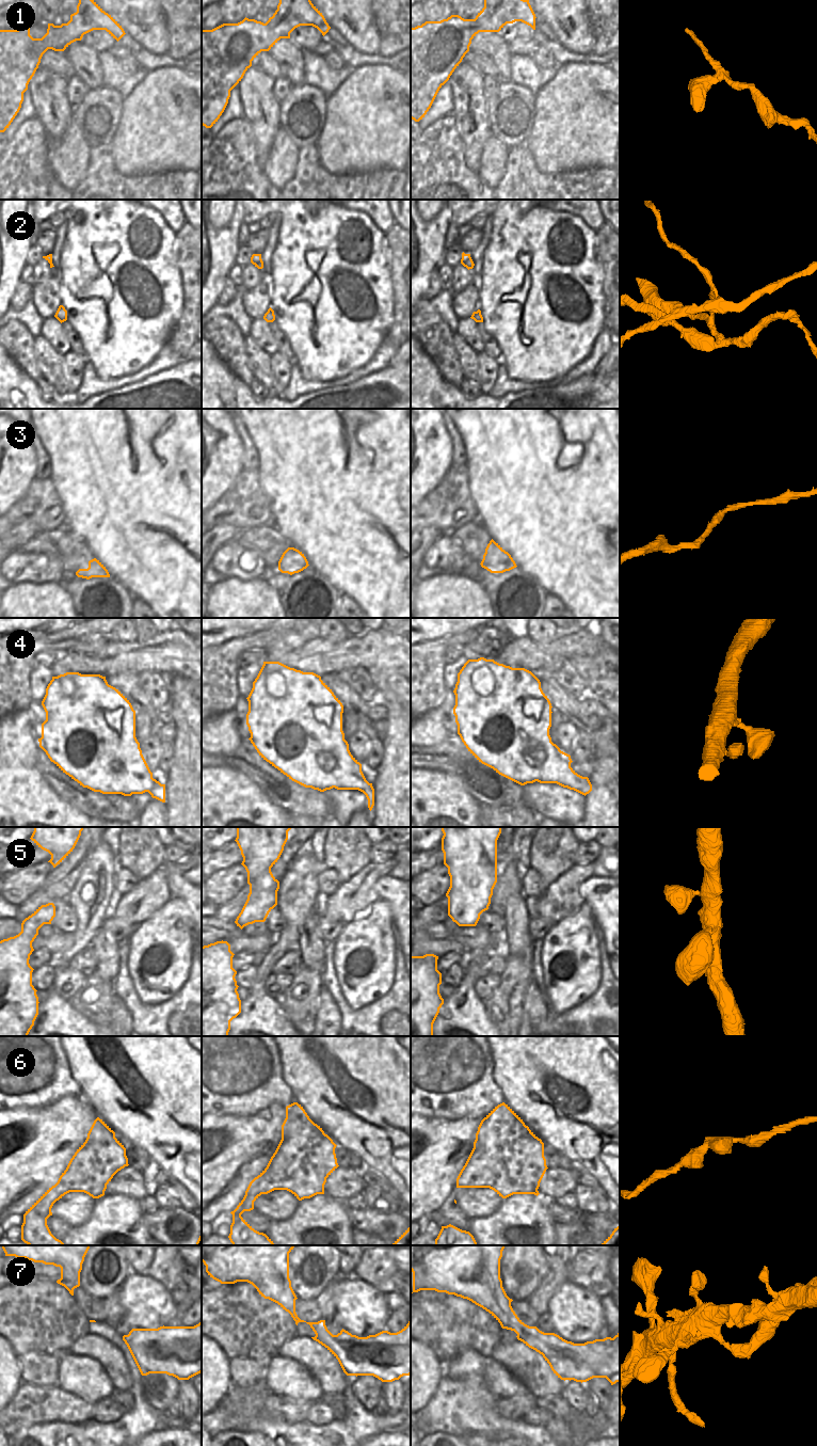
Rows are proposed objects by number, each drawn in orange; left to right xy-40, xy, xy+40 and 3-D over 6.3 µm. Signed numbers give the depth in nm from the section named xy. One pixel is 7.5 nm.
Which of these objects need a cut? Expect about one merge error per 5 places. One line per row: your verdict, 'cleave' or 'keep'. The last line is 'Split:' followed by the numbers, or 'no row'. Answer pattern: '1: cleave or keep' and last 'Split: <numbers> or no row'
1: keep
2: cleave
3: keep
4: keep
5: keep
6: keep
7: keep
Split: 2

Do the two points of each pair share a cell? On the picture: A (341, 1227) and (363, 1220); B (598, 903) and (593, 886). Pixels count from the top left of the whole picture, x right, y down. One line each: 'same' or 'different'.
A: different
B: same

